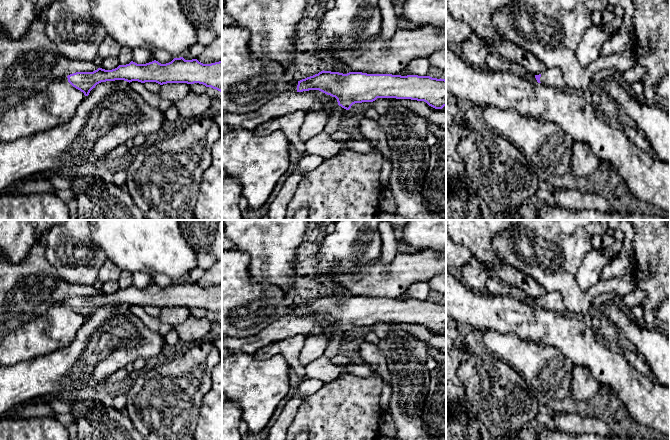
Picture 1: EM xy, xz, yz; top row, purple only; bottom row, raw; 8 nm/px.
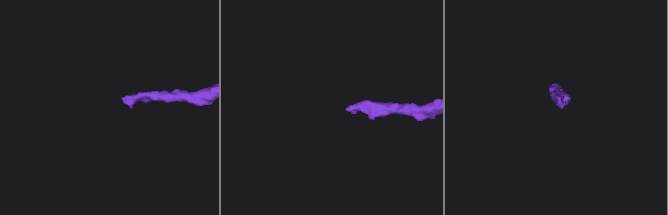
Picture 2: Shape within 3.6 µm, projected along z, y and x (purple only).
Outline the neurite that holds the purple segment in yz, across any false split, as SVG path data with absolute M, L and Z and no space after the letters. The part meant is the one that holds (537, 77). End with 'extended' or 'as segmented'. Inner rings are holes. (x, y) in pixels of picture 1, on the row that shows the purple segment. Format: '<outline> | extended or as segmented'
M546 68L542 74L535 75L535 78L538 83L542 83L545 86L550 86L564 91L568 90L563 74L558 68Z | extended

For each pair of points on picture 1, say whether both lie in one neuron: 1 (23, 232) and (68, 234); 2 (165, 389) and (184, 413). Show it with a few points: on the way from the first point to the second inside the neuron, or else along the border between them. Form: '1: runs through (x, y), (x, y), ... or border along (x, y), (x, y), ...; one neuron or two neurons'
1: border along (49, 230), (43, 238); two neurons
2: runs through (168, 395), (178, 407); one neuron

